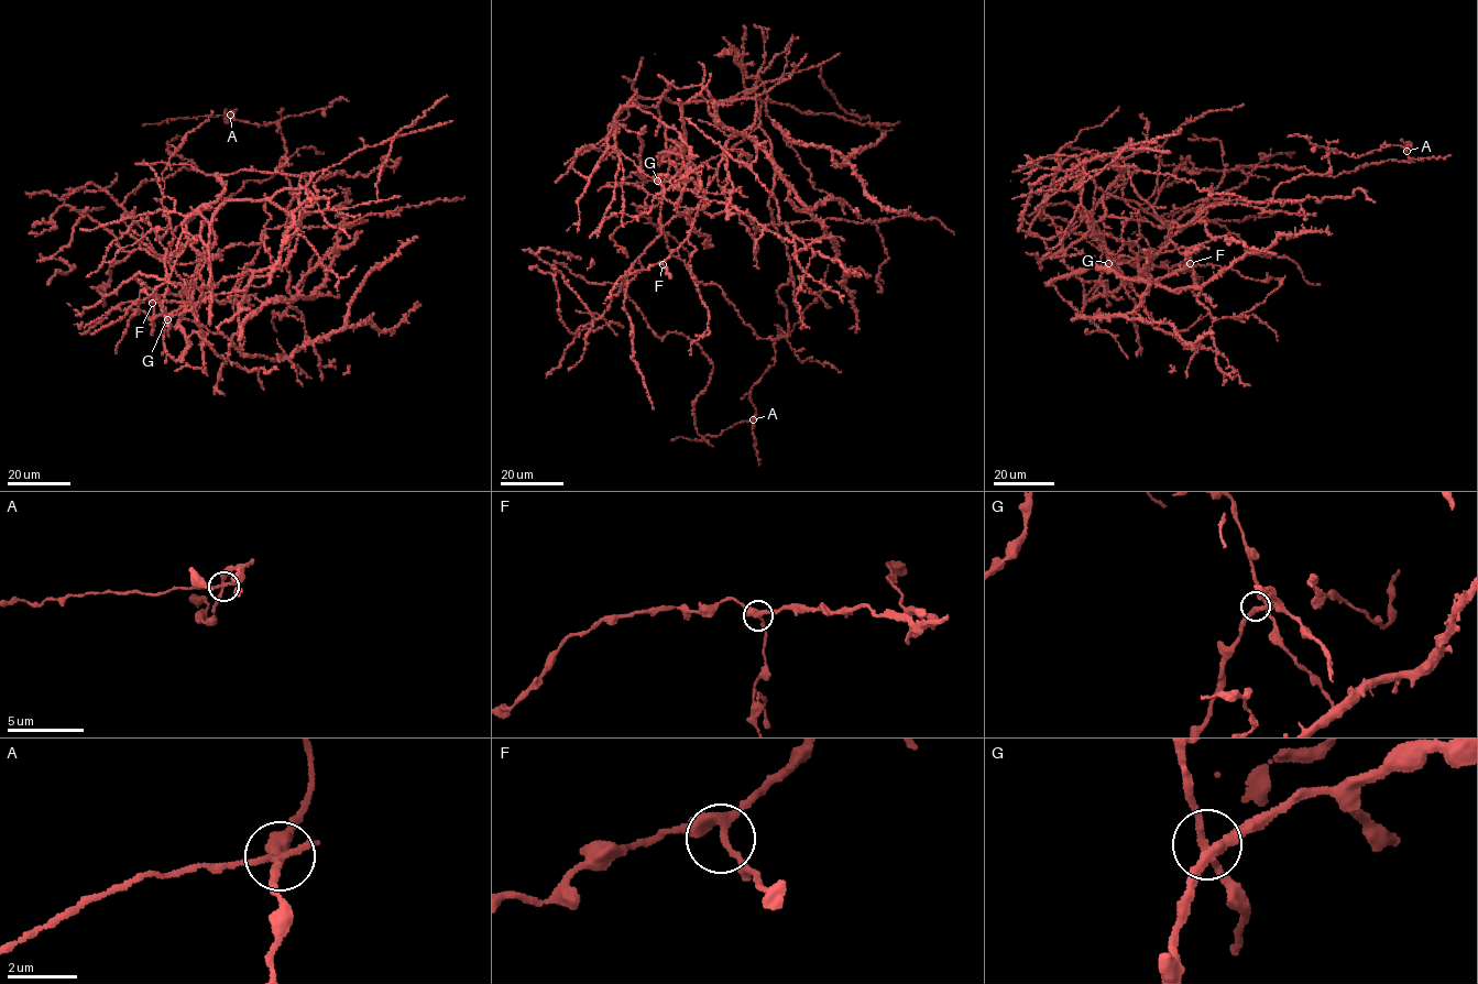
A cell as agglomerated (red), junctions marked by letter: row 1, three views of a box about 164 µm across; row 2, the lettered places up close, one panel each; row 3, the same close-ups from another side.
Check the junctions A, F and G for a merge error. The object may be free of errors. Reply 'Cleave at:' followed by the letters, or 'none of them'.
Cleave at: A

